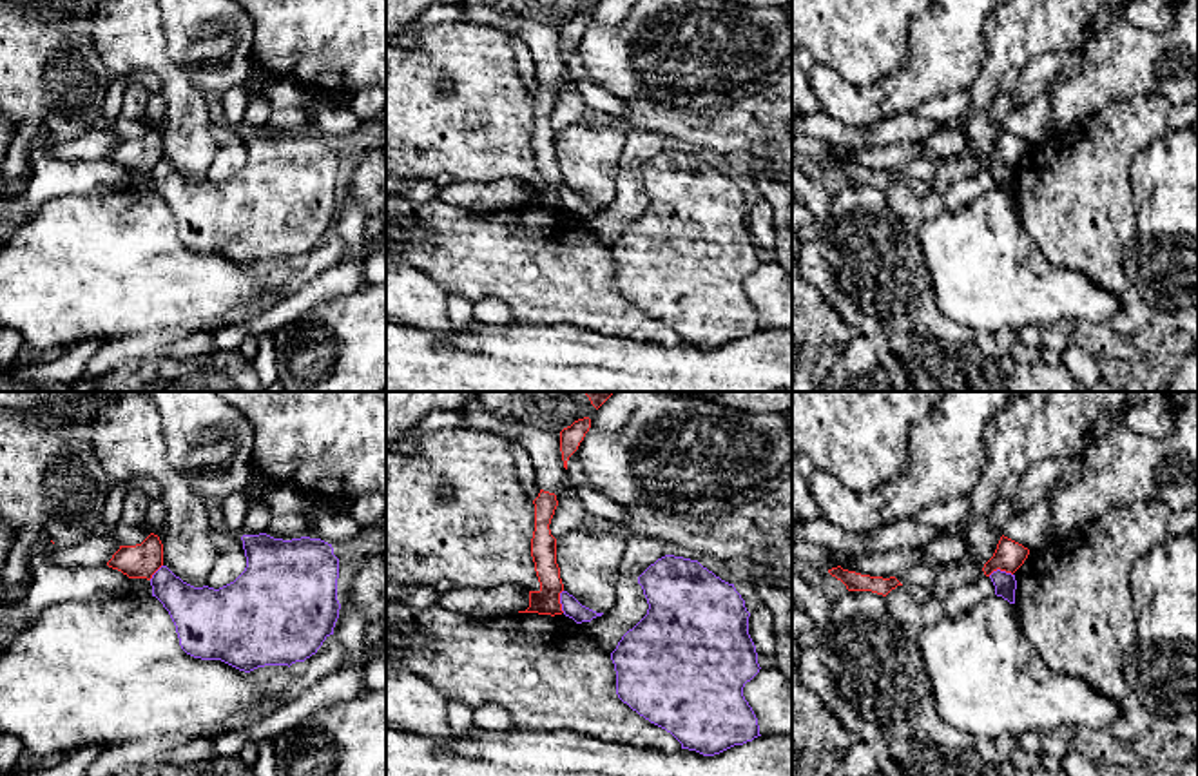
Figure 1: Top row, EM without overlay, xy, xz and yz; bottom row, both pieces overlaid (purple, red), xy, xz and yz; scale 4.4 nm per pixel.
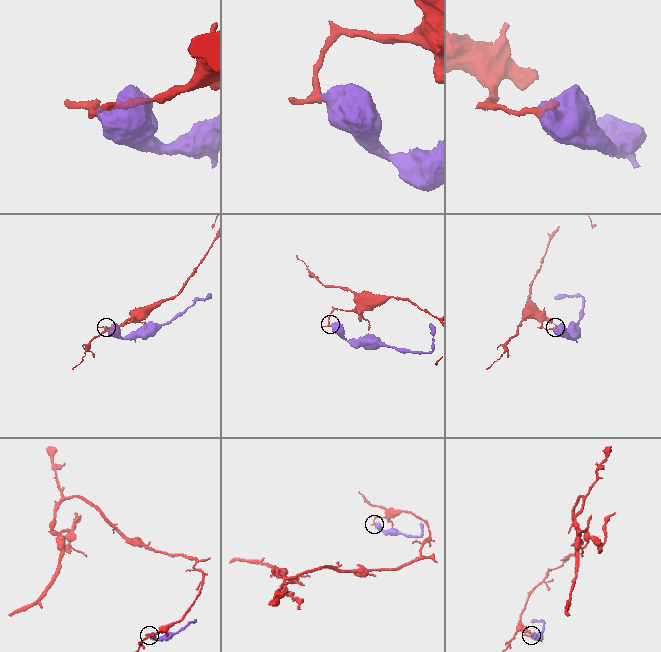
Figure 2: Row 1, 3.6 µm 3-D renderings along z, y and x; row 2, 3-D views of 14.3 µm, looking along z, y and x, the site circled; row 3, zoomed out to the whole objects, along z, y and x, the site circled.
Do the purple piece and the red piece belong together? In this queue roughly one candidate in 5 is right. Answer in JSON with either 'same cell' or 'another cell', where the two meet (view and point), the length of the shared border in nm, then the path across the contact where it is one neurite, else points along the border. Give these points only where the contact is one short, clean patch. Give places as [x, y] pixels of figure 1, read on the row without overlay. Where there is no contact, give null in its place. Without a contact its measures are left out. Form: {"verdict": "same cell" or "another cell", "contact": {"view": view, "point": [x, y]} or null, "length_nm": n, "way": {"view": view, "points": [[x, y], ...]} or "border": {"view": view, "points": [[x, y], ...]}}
{"verdict": "another cell", "contact": {"view": "yz", "point": [999, 164]}, "length_nm": 110, "border": {"view": "yz", "points": [[1012, 167], [994, 164], [988, 169]]}}

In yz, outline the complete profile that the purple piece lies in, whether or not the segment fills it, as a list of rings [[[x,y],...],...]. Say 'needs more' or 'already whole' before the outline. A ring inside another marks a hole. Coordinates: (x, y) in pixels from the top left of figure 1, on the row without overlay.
already whole; [[[997,163],[990,169],[990,172],[995,179],[995,189],[1002,190],[1010,198],[1015,198],[1015,183],[1017,183],[1015,169]]]

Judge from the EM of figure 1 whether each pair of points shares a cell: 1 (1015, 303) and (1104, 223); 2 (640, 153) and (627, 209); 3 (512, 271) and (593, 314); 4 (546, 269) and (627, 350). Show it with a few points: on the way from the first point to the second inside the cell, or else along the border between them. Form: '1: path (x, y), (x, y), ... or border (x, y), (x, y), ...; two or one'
1: border (1028, 234), (1050, 263), (1079, 271), (1095, 283); two
2: path (627, 167), (627, 194); one
3: path (531, 271), (550, 271), (573, 294); one
4: border (570, 323), (580, 329), (633, 336), (653, 343); two

